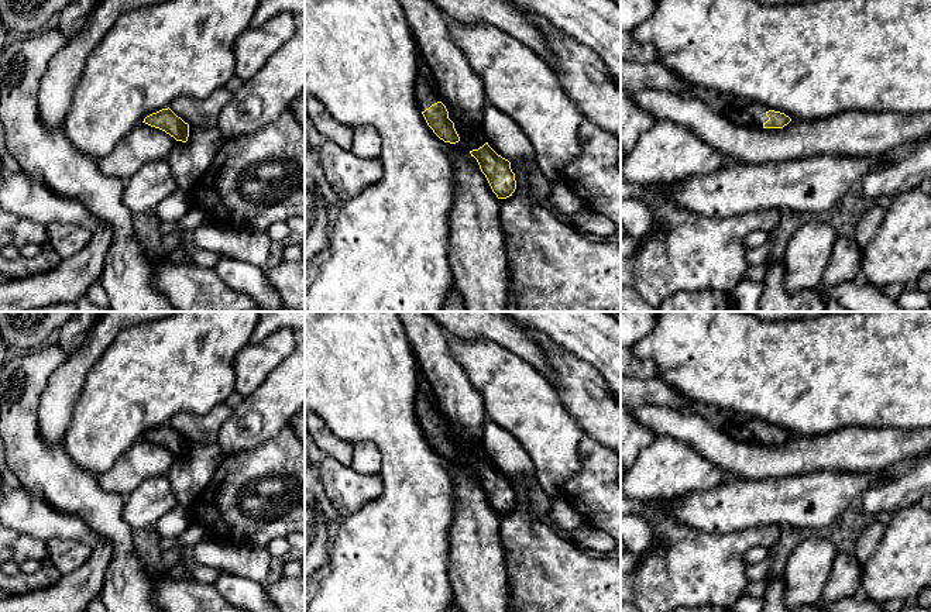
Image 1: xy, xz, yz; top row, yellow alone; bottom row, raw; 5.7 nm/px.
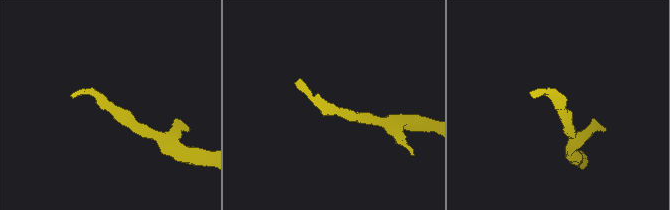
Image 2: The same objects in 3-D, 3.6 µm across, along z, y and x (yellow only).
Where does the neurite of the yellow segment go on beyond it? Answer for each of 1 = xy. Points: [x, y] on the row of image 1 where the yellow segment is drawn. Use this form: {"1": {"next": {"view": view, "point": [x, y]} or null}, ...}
{"1": {"next": null}}

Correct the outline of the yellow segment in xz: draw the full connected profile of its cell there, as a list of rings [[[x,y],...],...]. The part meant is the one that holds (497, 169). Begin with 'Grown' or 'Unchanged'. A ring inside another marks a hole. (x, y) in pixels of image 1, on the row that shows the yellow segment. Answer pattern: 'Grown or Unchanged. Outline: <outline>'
Unchanged. Outline: [[[488,142],[478,149],[470,151],[470,154],[477,159],[481,172],[485,175],[497,197],[506,199],[512,196],[516,189],[516,180],[511,162],[498,155]]]

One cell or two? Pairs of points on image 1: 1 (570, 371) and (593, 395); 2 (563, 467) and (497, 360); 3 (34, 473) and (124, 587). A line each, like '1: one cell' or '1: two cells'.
1: one cell
2: one cell
3: one cell

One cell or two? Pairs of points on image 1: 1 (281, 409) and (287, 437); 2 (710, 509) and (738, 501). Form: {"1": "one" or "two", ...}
{"1": "two", "2": "one"}

